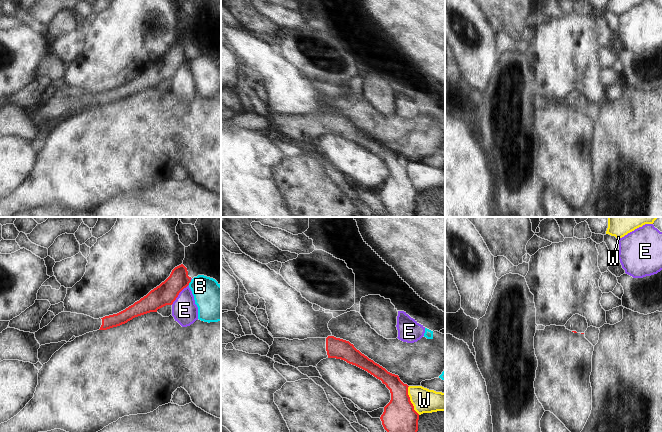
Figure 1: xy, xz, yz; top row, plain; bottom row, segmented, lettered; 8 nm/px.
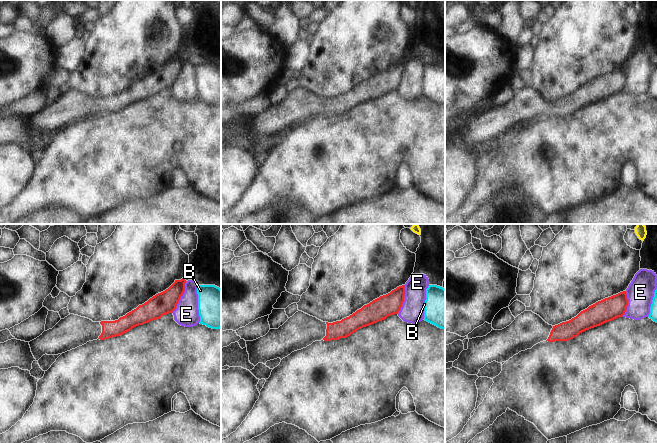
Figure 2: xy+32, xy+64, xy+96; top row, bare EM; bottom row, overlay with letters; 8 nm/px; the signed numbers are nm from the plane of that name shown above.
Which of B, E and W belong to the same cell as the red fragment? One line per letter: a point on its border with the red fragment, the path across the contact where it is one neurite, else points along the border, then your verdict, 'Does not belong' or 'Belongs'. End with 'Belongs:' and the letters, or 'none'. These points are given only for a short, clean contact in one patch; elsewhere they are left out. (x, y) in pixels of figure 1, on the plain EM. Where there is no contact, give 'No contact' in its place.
B: Touches red at xy (190, 57). Boundary: xy (191, 56), (188, 60). Does not belong
E: Touches red at xy (178, 70). Boundary: xy (188, 60), (171, 80). Does not belong
W: Touches red at xz (409, 176). Does not belong
Belongs: none

